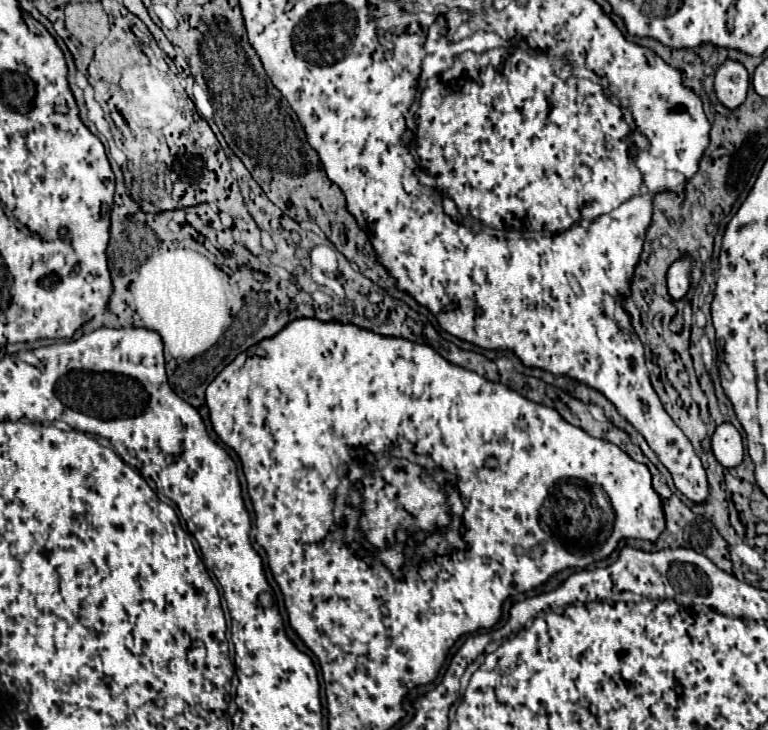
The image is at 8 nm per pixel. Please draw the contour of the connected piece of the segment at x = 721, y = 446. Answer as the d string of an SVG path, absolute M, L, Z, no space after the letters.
M733 424L717 426L713 434L713 454L725 468L735 468L743 460L743 438Z

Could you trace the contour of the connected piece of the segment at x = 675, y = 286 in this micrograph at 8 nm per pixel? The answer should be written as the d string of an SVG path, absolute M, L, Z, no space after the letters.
M679 258L671 264L669 272L667 272L667 286L669 286L669 294L675 300L681 300L691 284L691 266L689 266L689 258Z

